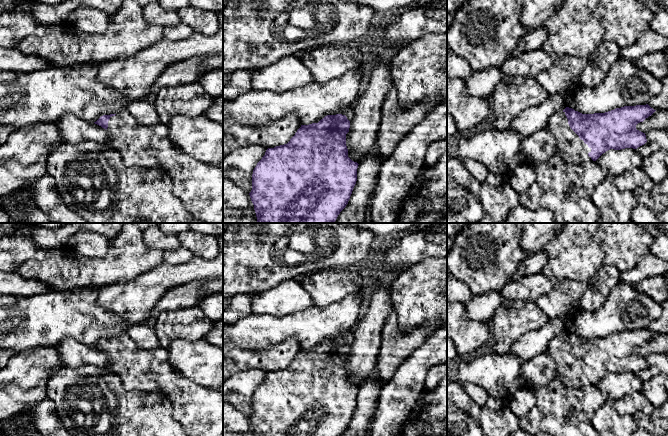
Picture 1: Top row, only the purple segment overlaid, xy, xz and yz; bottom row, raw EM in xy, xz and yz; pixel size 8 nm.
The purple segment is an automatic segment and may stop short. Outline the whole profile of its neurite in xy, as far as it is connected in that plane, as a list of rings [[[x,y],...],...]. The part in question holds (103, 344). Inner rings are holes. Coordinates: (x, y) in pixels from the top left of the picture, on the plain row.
[[[127,333],[117,338],[103,339],[94,347],[108,355],[107,372],[117,375],[125,389],[165,394],[172,404],[173,417],[184,427],[188,436],[223,436],[223,394],[176,375],[167,349],[141,349]]]

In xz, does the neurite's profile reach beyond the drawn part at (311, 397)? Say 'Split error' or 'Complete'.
Split error

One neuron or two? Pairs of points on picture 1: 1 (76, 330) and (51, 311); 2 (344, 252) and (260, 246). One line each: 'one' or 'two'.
1: one
2: one

